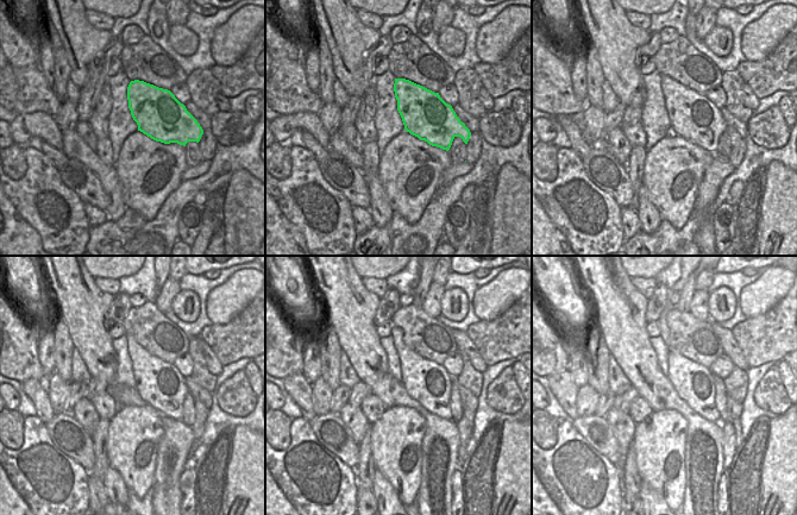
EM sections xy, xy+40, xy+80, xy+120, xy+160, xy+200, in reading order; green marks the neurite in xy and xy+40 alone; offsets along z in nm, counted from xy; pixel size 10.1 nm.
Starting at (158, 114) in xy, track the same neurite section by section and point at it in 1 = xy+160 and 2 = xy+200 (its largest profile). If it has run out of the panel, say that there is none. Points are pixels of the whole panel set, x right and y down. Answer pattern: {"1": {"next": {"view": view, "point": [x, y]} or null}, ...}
{"1": {"next": {"view": "xy+160", "point": [428, 383]}}, "2": {"next": {"view": "xy+200", "point": [694, 383]}}}

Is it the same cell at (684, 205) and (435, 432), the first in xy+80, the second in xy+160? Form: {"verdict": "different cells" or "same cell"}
{"verdict": "different cells"}

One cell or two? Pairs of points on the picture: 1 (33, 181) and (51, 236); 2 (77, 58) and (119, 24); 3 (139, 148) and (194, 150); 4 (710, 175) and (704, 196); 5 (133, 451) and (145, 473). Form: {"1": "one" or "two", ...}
{"1": "one", "2": "two", "3": "two", "4": "one", "5": "one"}

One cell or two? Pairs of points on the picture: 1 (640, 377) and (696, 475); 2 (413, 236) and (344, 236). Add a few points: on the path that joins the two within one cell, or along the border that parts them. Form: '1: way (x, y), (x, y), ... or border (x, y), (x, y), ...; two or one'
1: way (667, 399), (677, 403), (695, 421), (696, 447); one
2: border (357, 236), (353, 243); two

